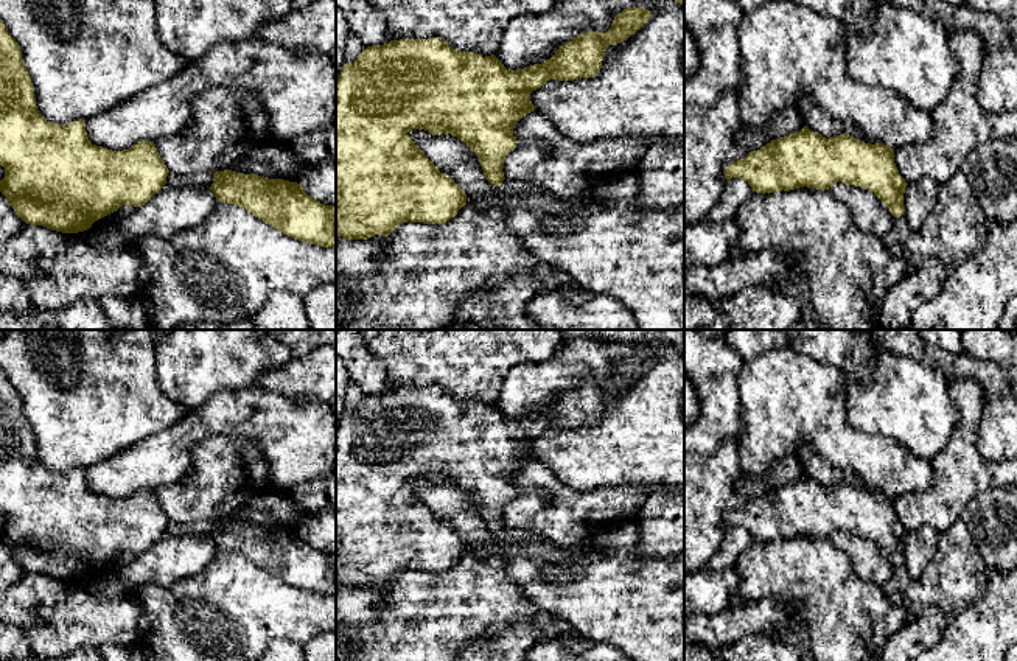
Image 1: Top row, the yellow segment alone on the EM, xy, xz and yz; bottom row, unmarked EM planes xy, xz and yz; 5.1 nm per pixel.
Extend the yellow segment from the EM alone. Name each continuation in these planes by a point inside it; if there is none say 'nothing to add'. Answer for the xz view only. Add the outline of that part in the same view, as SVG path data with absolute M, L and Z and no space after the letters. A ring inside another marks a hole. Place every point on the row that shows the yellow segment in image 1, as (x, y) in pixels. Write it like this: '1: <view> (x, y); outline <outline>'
nothing to add

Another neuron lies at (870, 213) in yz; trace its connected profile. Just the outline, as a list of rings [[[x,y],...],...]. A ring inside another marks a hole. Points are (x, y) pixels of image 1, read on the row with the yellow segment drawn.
[[[843,182],[834,184],[829,190],[848,207],[860,230],[877,238],[883,238],[891,230],[894,216],[874,193]]]

